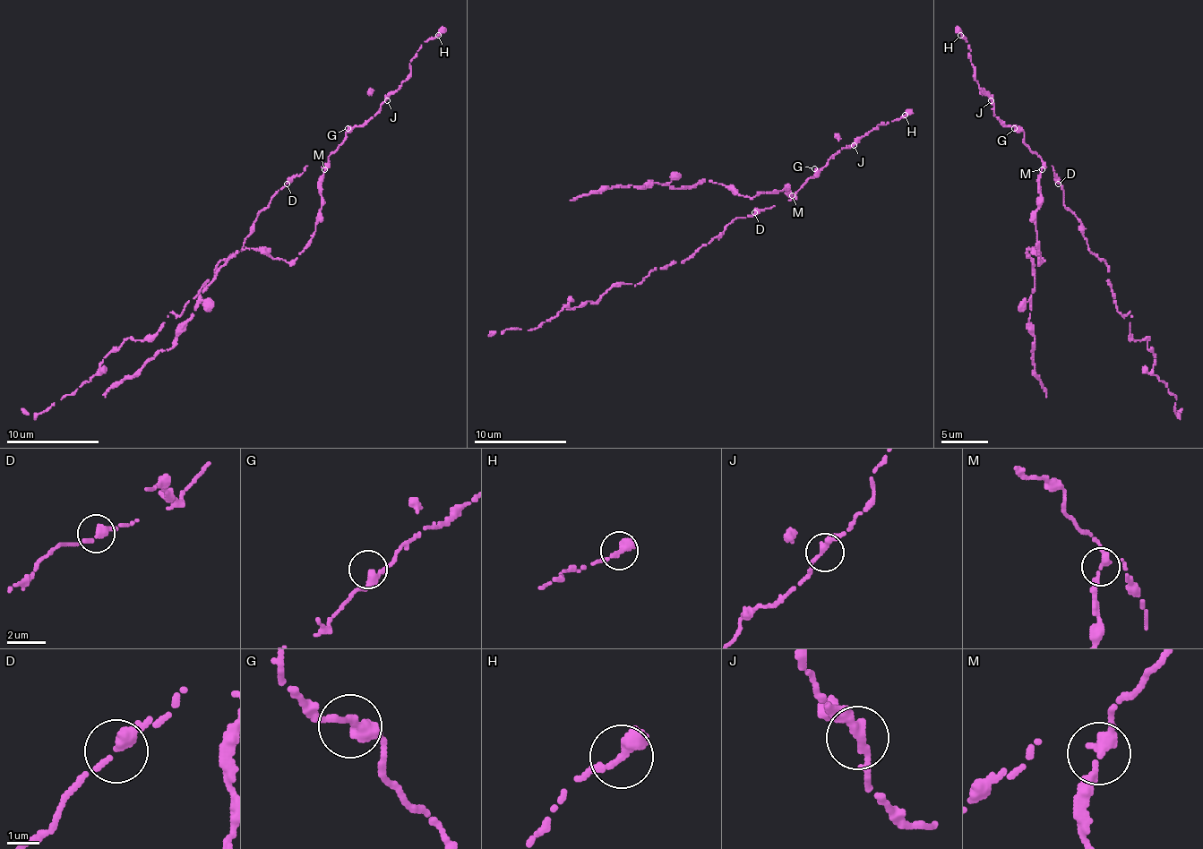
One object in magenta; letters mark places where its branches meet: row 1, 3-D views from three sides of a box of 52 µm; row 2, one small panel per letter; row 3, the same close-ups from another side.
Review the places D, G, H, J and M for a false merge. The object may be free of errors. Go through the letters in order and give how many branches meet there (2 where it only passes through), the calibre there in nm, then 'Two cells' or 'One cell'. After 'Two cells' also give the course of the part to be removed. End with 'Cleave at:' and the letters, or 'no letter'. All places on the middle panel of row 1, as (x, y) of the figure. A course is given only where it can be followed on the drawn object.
D: Branches: 2. Thickness 320 nm. One cell
G: Branches: 2. Thickness 320 nm. One cell
H: Branches: 2. Thickness 320 nm. One cell
J: Branches: 2. Thickness 280 nm. One cell
M: Branches: 2. Thickness 320 nm. Two cells. Course of the part to remove: (791, 196), (784, 189), (749, 198), (703, 180), (682, 189), (629, 184), (572, 201)
Cleave at: M

